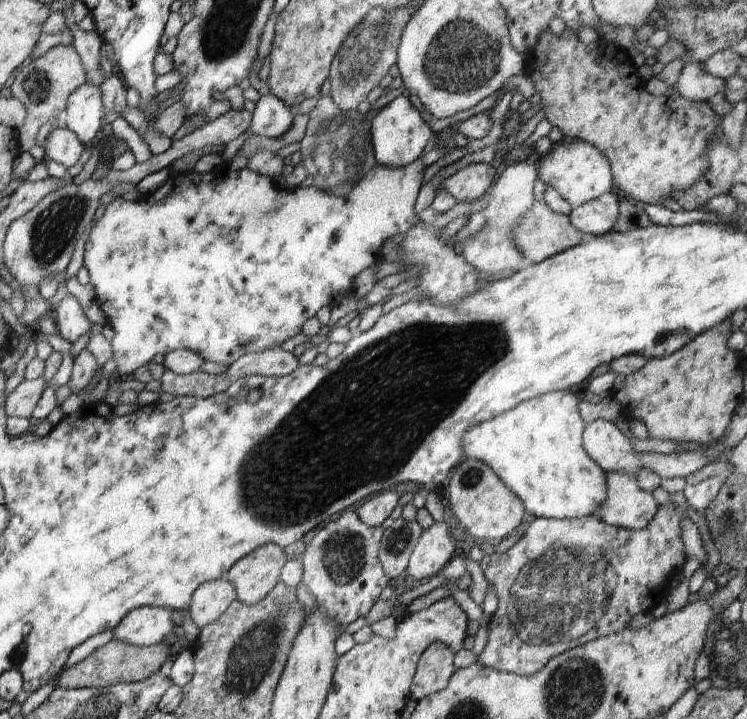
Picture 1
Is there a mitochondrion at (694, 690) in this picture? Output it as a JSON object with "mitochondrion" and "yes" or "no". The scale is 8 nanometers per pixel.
{"mitochondrion":"no"}

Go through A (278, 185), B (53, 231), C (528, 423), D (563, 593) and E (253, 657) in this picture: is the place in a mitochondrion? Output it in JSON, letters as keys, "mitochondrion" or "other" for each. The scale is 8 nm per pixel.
{"A":"other","B":"mitochondrion","C":"other","D":"mitochondrion","E":"mitochondrion"}

